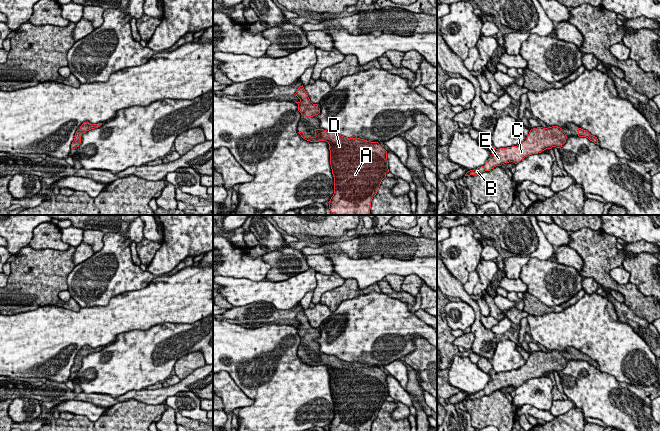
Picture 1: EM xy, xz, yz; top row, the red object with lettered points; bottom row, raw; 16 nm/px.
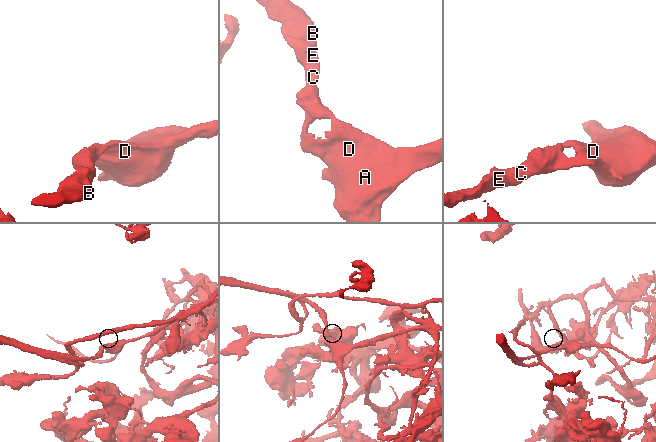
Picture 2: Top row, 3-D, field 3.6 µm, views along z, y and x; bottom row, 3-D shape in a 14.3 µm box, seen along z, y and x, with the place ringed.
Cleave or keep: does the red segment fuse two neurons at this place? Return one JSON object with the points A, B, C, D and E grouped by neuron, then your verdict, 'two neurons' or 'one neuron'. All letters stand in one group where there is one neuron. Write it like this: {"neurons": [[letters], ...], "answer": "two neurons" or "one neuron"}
{"neurons": [["A", "B", "C", "D", "E"]], "answer": "one neuron"}

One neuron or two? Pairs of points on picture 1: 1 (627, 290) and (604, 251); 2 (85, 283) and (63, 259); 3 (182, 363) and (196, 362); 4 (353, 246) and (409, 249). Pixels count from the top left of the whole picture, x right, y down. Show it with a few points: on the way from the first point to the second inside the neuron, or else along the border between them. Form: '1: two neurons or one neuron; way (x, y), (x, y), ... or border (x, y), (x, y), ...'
1: one neuron; way (615, 286), (604, 276), (604, 263)
2: two neurons; border (75, 265), (67, 276), (67, 289)
3: one neuron; way (185, 363), (193, 362)
4: one neuron; way (367, 246), (395, 246)

